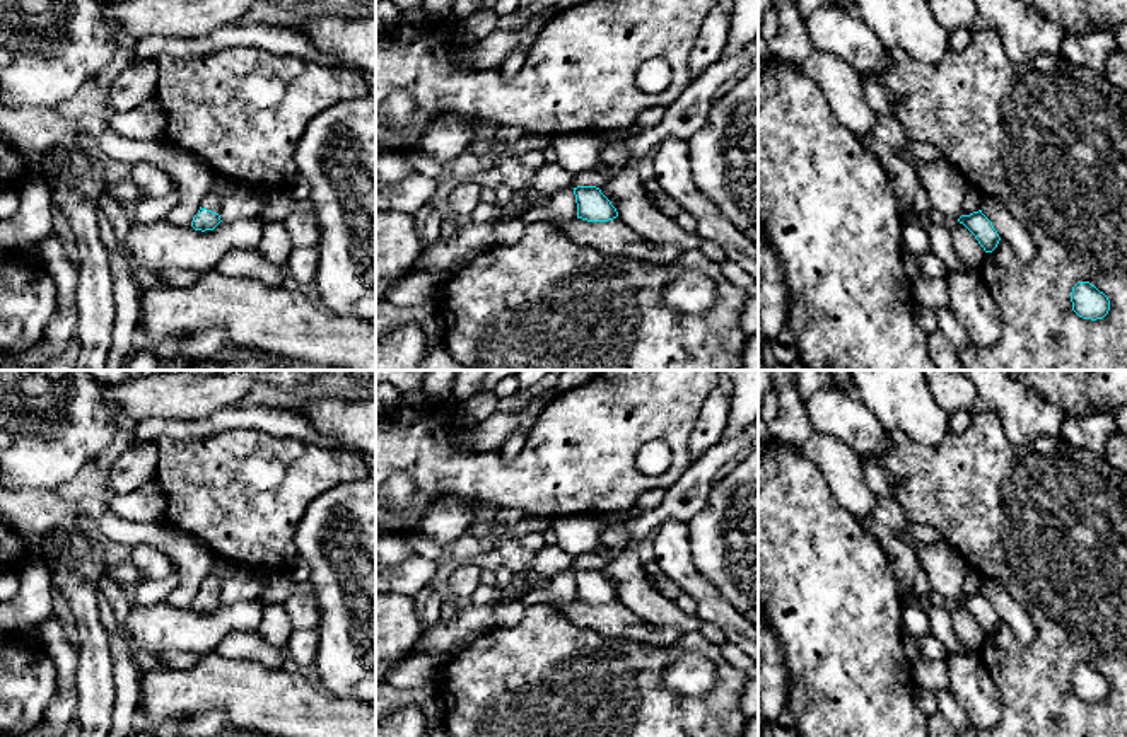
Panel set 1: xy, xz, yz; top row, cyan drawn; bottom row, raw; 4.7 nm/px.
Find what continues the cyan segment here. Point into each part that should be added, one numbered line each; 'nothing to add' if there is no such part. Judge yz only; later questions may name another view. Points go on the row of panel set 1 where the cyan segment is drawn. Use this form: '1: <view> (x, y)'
nothing to add

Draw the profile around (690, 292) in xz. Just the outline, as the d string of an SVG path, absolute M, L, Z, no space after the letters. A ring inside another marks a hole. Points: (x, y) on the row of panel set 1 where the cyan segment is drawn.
M683 268L664 288L668 307L685 314L702 314L715 304L714 281L693 268Z

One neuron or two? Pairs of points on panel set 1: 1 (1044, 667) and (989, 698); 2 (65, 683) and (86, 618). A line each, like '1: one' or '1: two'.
1: two
2: two

